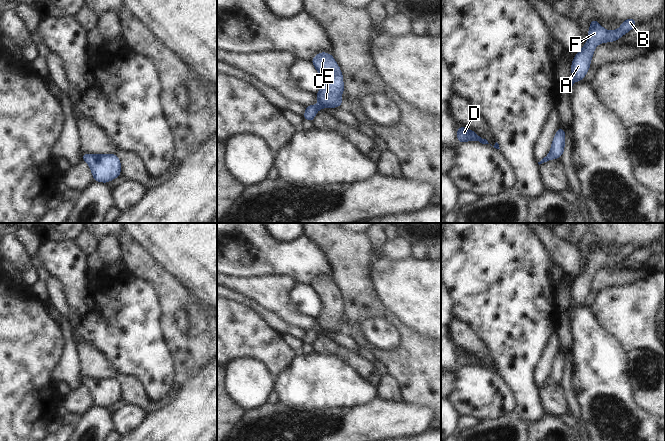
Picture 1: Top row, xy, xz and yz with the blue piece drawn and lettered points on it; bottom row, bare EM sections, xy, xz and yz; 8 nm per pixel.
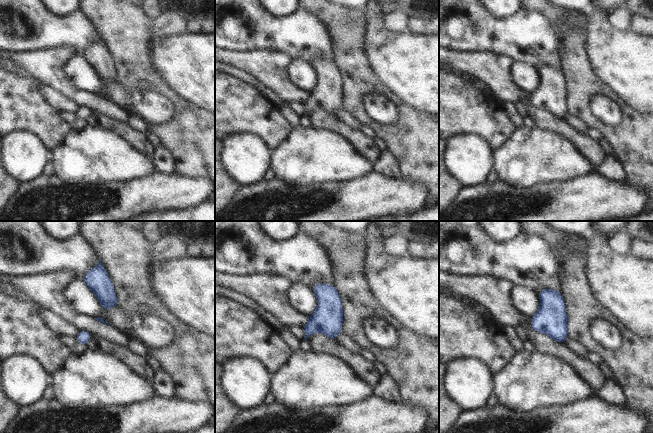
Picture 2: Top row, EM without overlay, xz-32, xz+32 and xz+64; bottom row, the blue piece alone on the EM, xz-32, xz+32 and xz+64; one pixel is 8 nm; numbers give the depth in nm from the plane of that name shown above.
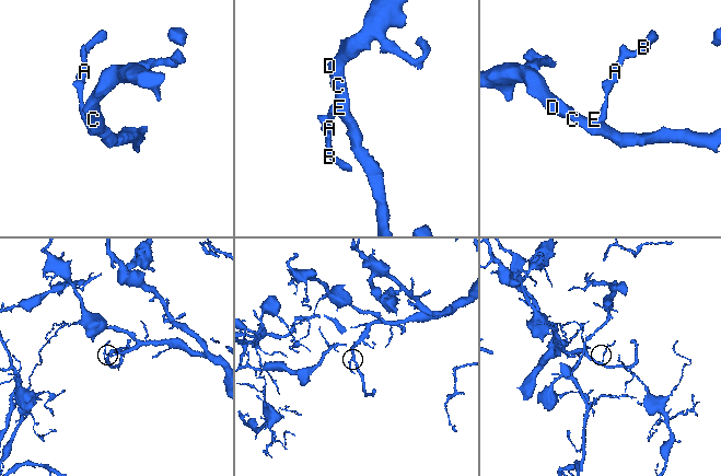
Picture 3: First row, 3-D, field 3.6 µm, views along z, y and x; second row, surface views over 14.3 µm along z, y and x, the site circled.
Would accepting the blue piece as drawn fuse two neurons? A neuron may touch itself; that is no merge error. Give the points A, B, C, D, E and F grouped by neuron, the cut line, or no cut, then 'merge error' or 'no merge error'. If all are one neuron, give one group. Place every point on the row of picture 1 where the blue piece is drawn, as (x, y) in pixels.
A B C D E F; no cut; no merge error

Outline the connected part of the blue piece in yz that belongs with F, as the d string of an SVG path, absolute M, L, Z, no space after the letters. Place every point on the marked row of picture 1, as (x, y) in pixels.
M627 18L617 30L609 31L603 28L596 19L590 20L588 40L581 50L575 54L571 63L572 77L568 87L571 89L574 83L585 79L585 75L590 69L595 48L598 44L616 42L623 35L631 31L636 24L637 21L634 18Z

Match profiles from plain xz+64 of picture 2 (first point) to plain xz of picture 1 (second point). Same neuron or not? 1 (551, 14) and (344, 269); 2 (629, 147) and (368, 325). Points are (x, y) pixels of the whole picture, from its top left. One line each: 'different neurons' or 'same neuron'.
1: same neuron
2: different neurons

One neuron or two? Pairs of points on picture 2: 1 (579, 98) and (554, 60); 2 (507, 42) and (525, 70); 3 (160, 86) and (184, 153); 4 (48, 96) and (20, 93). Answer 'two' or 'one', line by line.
1: two
2: two
3: one
4: two

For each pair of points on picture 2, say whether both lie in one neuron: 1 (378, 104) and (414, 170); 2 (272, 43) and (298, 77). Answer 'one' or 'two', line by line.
1: two
2: two

